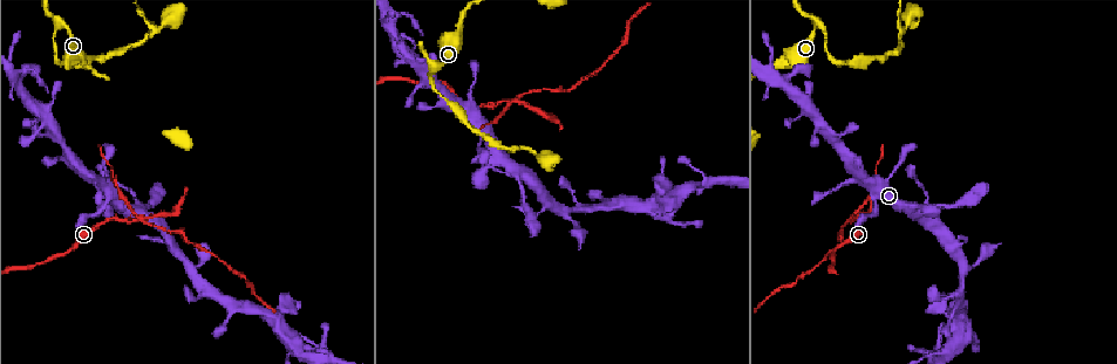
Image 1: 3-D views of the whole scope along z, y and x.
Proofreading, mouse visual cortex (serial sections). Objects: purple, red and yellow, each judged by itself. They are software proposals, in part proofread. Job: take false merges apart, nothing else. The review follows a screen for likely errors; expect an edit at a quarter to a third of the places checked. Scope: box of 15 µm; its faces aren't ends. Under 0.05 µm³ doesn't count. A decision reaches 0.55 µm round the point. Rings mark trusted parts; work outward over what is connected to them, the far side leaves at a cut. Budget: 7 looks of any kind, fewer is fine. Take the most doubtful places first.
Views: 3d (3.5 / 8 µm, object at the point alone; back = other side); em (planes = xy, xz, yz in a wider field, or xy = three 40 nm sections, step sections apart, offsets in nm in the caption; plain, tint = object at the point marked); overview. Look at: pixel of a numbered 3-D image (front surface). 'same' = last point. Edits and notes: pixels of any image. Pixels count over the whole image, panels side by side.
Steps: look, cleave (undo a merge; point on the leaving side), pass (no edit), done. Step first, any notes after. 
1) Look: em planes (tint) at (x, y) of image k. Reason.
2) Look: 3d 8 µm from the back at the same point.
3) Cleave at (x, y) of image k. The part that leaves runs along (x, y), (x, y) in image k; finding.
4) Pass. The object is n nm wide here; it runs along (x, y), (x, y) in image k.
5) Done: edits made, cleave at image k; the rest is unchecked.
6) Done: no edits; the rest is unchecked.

Look: 3d 3.5 µm at (141, 217) of image 1. Sharp bend.

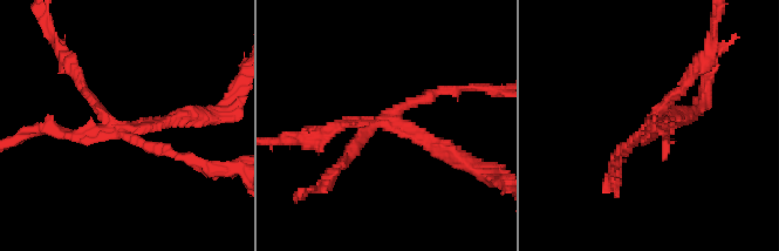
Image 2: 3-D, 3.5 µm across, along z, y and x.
Look: em xy step 3 (tint) at (646, 131) of image 2. 4 arms meet here; the arms are 150, 150, 150, 200 nm wide; need the tissue.

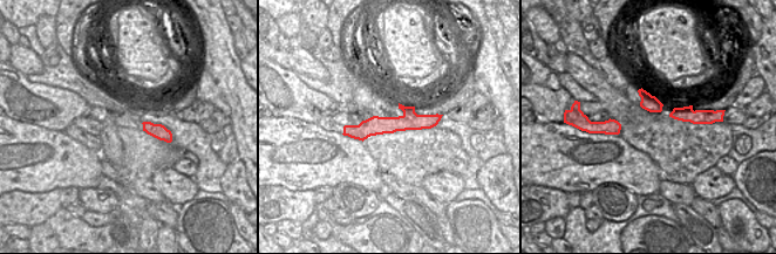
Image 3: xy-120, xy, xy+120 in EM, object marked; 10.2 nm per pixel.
Pass. It runs along (437, 117), (346, 132) in image 3; continuous, no second cell.

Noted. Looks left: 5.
Look: 3d 8 µm at (783, 60) of image 1. Thick turns thin.

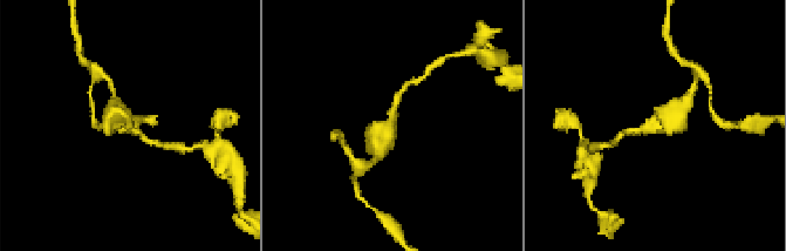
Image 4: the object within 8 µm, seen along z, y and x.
Look: em xy step 5 (tint) at (655, 122) of image 4. The arms are 200, 500 nm wide.

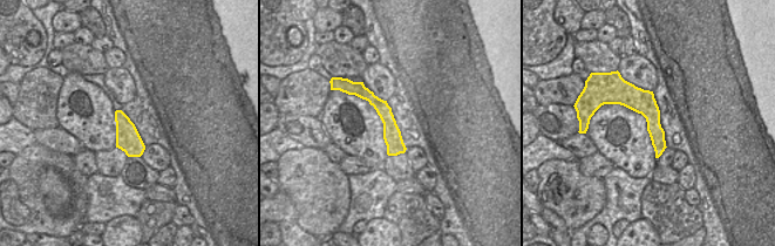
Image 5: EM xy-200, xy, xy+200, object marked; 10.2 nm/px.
Pass. It runs along (351, 91), (385, 111), (401, 150) in image 5; one cell here.

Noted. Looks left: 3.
Look: 3d 3.5 µm at (438, 69) of image 1.

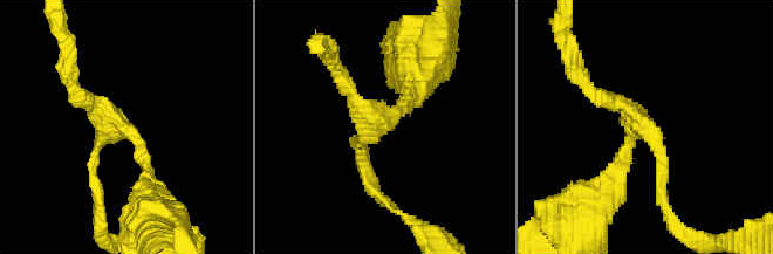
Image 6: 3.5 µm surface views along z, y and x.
Look: em xy step 1 (tint) at (642, 132) of image 6. 3 arms meet here; the arms are 150, 200, 200 nm wide.

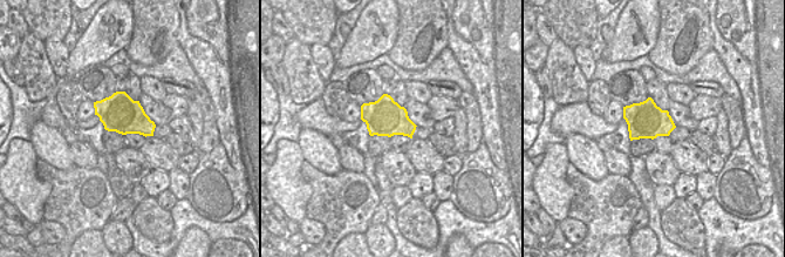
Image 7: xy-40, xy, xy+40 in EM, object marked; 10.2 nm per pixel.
Pass. It runs along (415, 91), (404, 109), (357, 142) in image 6; all the same cell.

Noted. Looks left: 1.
Done: no edits; the rest is unchecked.

